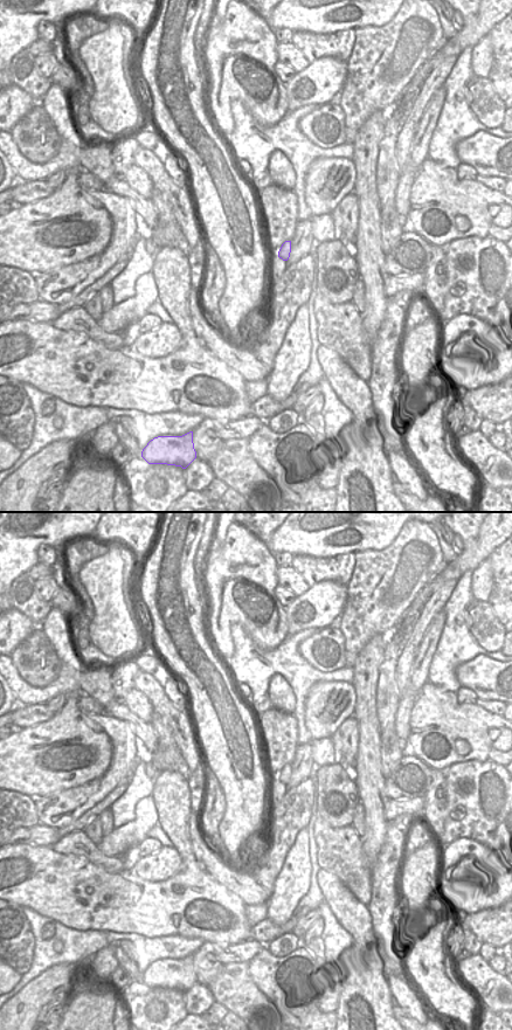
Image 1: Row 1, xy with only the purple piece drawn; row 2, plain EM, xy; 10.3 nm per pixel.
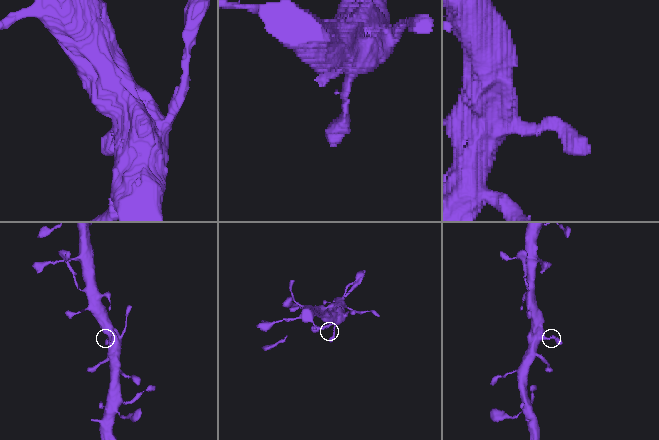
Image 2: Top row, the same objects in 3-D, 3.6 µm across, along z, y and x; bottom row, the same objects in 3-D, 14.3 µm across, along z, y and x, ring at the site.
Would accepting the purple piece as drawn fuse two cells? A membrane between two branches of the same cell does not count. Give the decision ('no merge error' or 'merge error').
no merge error

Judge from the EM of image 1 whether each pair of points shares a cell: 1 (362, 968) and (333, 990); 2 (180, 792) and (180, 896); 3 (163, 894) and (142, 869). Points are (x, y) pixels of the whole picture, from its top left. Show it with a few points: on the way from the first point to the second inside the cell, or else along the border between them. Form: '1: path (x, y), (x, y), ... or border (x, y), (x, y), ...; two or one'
1: border (343, 980), (339, 1006), (334, 1011); two
2: path (179, 817), (179, 838), (187, 856), (187, 870); one
3: border (132, 869), (152, 882), (164, 882), (179, 872); two

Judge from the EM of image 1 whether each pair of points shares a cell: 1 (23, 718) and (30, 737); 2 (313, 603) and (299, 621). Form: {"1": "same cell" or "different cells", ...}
{"1": "different cells", "2": "same cell"}

